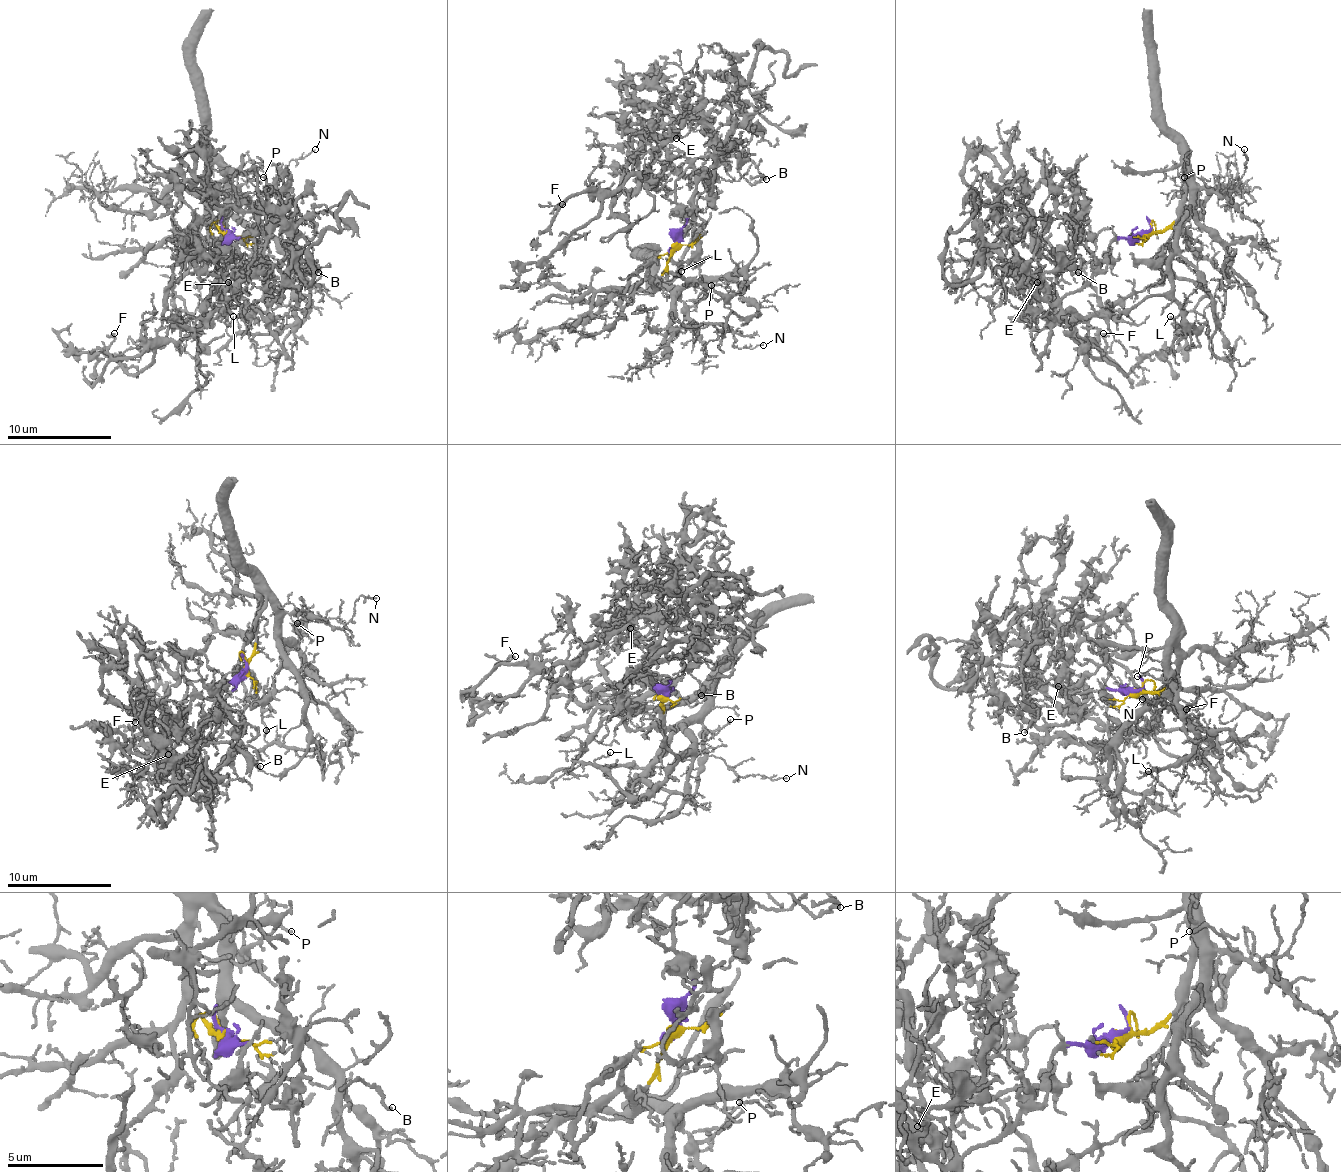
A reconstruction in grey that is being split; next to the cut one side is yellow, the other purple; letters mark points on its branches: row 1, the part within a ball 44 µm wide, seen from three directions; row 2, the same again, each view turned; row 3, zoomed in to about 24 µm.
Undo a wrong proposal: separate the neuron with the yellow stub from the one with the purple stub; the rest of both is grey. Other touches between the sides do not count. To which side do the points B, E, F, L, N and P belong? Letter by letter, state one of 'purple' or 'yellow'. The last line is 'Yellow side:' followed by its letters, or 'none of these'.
B: purple
E: purple
F: purple
L: yellow
N: yellow
P: yellow
Yellow side: L, N, P

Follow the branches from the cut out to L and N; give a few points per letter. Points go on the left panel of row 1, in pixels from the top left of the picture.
L: (227, 231), (209, 215), (214, 163), (227, 205), (287, 257), (295, 320), (232, 335), (232, 317)
N: (227, 231), (209, 215), (209, 168), (214, 163), (243, 194), (282, 192), (292, 161), (316, 150)

